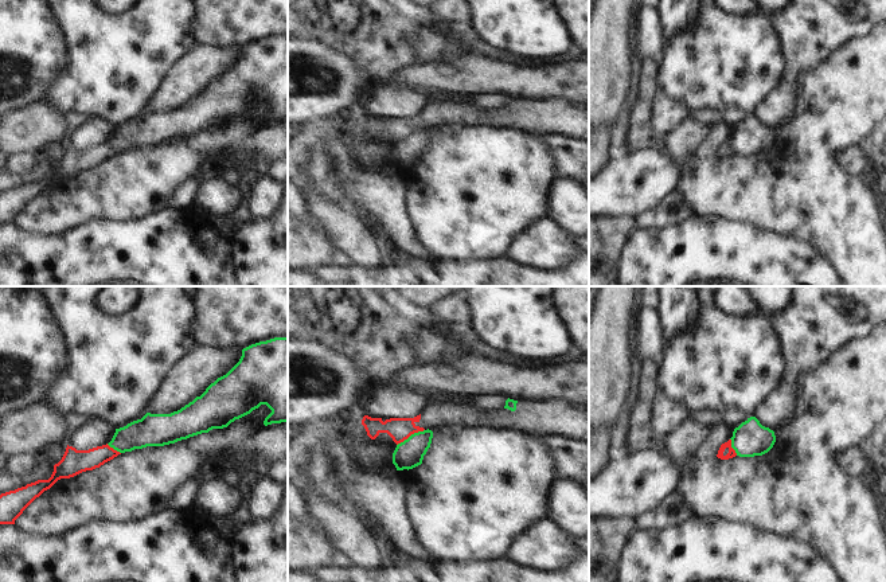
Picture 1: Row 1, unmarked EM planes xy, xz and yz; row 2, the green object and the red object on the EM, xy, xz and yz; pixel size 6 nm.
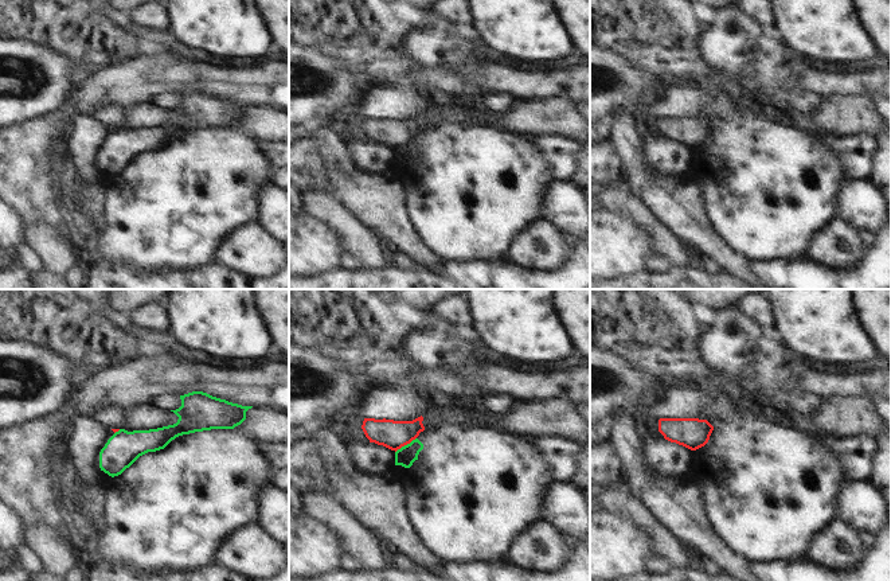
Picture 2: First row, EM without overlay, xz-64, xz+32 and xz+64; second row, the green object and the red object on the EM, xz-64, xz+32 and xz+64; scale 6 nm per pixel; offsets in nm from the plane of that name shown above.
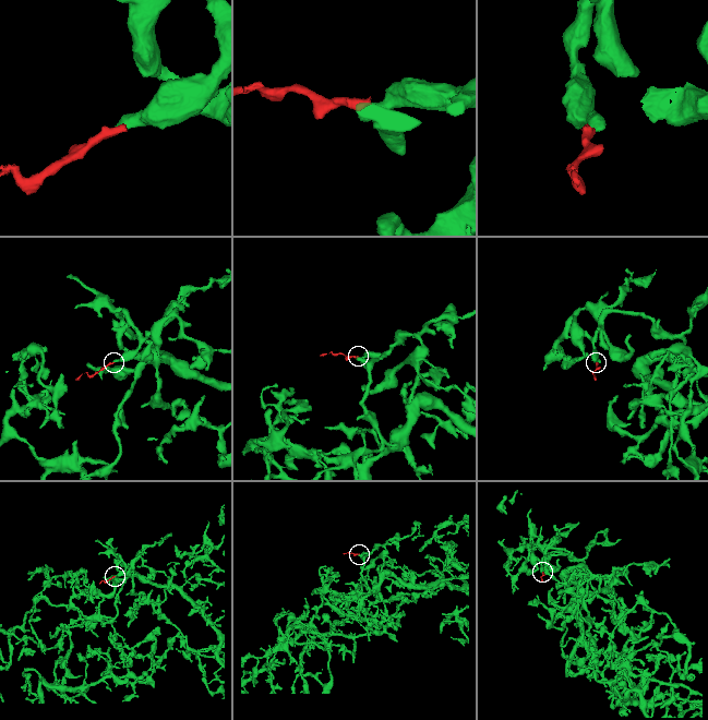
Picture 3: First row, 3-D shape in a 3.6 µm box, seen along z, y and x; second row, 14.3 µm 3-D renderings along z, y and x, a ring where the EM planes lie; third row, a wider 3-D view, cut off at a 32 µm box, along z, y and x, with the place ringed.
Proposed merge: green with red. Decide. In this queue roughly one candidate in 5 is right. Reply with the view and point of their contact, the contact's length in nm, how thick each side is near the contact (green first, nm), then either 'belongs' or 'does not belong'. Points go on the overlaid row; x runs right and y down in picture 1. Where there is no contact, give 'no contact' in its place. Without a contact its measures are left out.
contact xz (412, 434); length 190 nm; calibres 170 and 140 nm; does not belong

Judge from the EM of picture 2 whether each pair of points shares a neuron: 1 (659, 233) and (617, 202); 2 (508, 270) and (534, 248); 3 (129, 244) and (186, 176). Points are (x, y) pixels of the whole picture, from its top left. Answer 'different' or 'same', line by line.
1: same
2: different
3: same

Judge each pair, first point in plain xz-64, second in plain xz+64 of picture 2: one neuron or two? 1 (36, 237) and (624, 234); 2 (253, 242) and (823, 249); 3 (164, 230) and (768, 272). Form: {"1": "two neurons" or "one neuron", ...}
{"1": "two neurons", "2": "one neuron", "3": "two neurons"}

